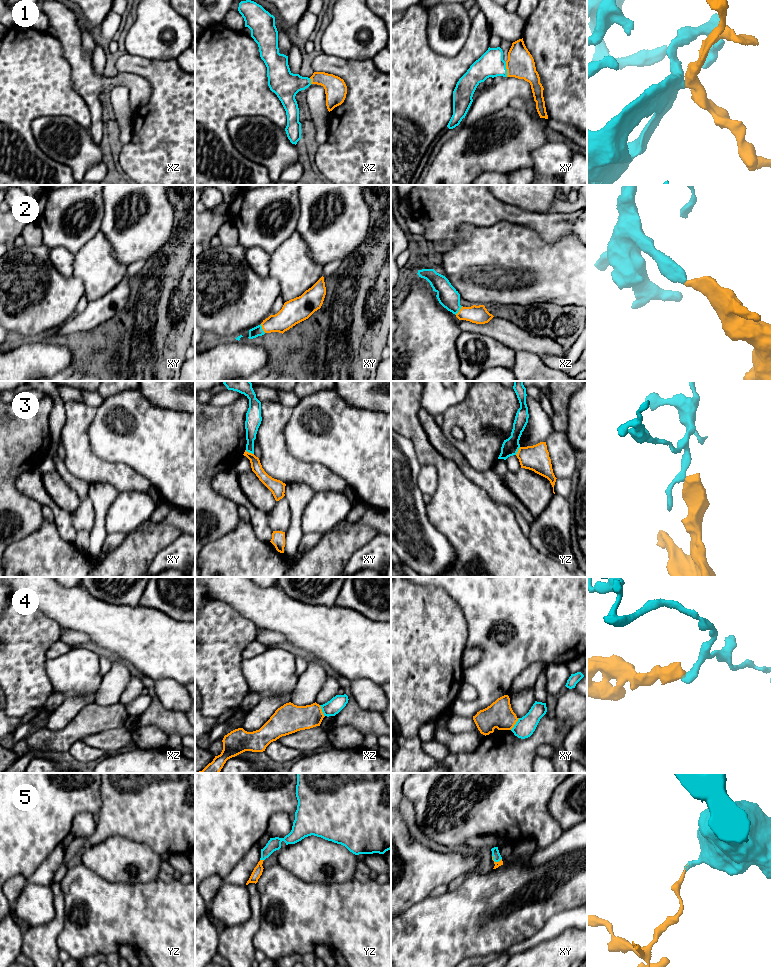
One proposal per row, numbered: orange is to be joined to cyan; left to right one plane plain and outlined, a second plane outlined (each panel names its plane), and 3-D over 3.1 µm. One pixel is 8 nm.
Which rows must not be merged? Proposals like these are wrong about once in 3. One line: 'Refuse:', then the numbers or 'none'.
Refuse: 3, 4

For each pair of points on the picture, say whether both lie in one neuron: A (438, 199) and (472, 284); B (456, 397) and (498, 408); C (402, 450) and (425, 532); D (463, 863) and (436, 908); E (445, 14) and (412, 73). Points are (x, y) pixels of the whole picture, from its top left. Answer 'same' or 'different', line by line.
A: different
B: different
C: same
D: different
E: different

